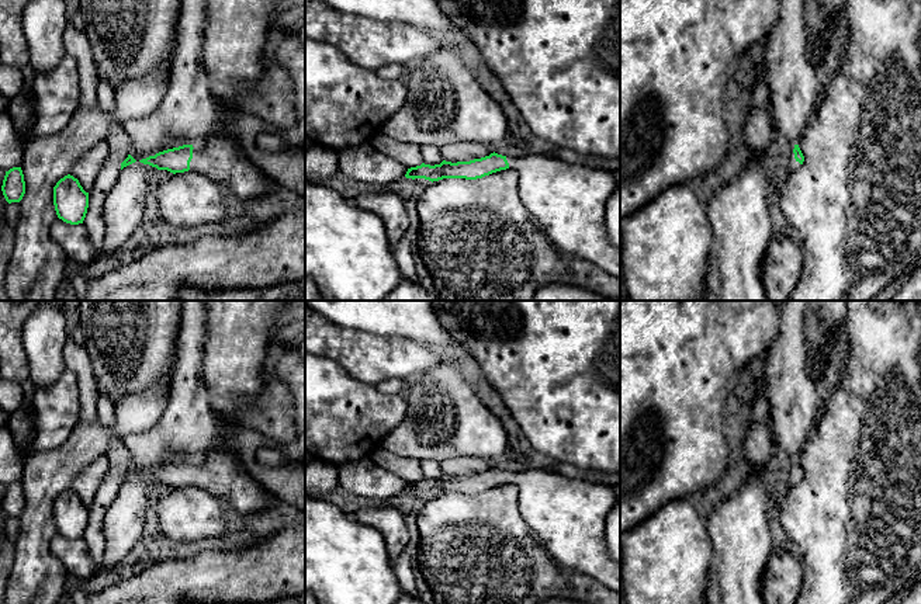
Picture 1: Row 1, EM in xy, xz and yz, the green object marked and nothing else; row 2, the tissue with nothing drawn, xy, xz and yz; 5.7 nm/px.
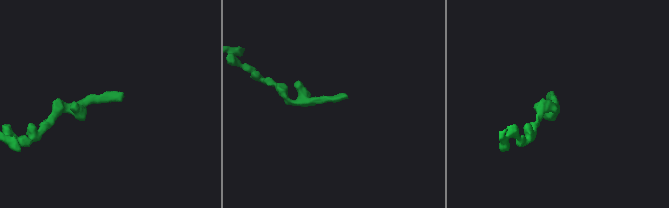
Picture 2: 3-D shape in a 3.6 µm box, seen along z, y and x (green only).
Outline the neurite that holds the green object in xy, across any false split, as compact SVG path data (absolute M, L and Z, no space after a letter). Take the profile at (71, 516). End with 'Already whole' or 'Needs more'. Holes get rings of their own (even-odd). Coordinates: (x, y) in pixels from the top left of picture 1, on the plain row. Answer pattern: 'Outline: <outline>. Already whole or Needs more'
Outline: M67 489L53 501L53 520L59 534L70 539L83 538L89 523L89 507L79 494Z. Already whole

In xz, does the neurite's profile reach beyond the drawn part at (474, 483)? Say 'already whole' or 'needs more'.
needs more

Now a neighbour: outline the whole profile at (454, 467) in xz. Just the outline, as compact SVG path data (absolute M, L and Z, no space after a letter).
M453 457L440 465L443 475L451 478L470 476L494 468L491 461L481 459L478 457Z

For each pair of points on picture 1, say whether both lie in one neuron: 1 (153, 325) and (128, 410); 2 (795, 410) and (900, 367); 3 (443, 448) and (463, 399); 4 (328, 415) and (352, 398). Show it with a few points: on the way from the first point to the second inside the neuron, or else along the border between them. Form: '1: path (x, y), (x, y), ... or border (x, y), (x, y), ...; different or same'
1: border (165, 386), (125, 395), (114, 406); different
2: border (823, 392), (817, 426), (812, 433); different
3: path (443, 436), (443, 422), (452, 412); same
4: path (333, 415), (346, 402); same

